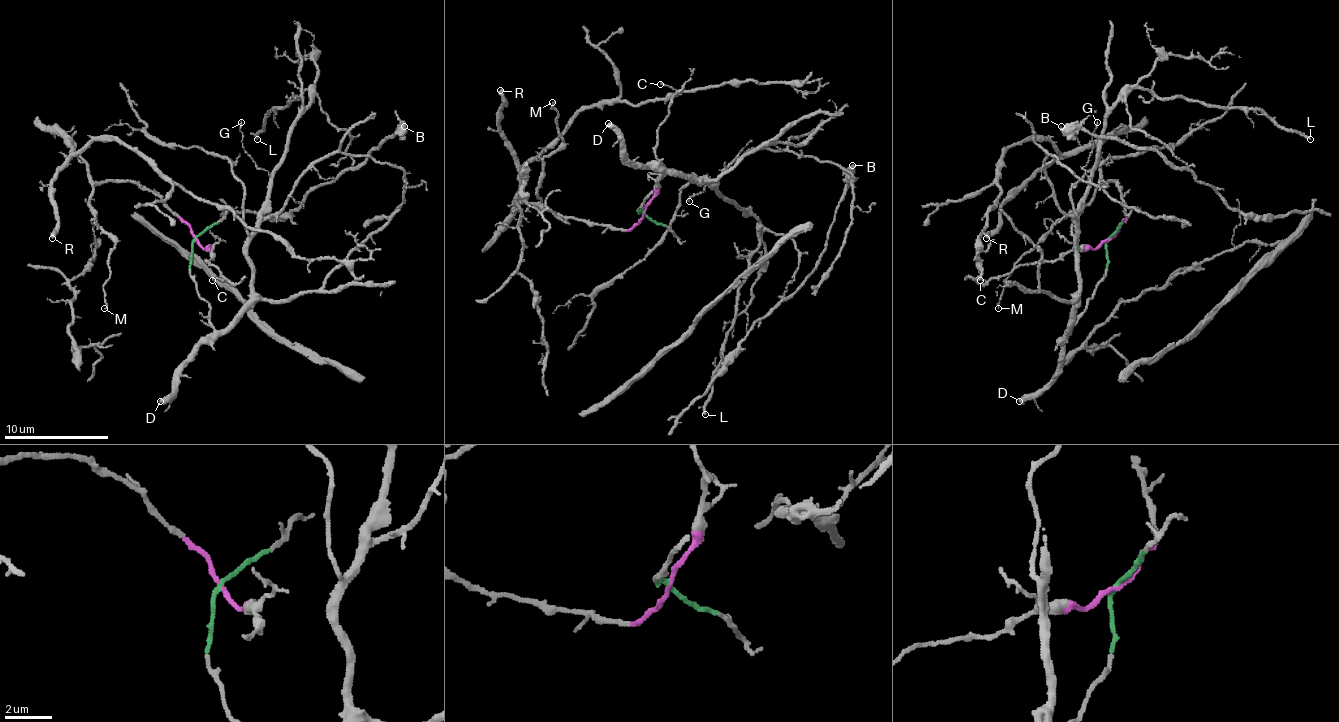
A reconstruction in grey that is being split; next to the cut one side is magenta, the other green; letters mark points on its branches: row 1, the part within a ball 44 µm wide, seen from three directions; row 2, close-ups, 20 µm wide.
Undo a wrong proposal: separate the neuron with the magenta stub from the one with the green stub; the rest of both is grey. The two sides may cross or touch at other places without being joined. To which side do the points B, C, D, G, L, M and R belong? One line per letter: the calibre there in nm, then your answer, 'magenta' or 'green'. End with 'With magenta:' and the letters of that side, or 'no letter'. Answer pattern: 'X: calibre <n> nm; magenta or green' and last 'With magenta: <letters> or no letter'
B: calibre 400 nm; green
C: calibre 110 nm; magenta
D: calibre 400 nm; green
G: calibre 110 nm; green
L: calibre 140 nm; green
M: calibre 120 nm; magenta
R: calibre 360 nm; magenta
With magenta: C, M, R

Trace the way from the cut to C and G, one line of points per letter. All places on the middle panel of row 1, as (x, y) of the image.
C: (643, 213), (656, 193), (658, 169), (656, 130), (677, 91), (661, 83)
G: (643, 213), (638, 211), (658, 187), (658, 179), (671, 174), (705, 179), (718, 193), (710, 187), (690, 200)

